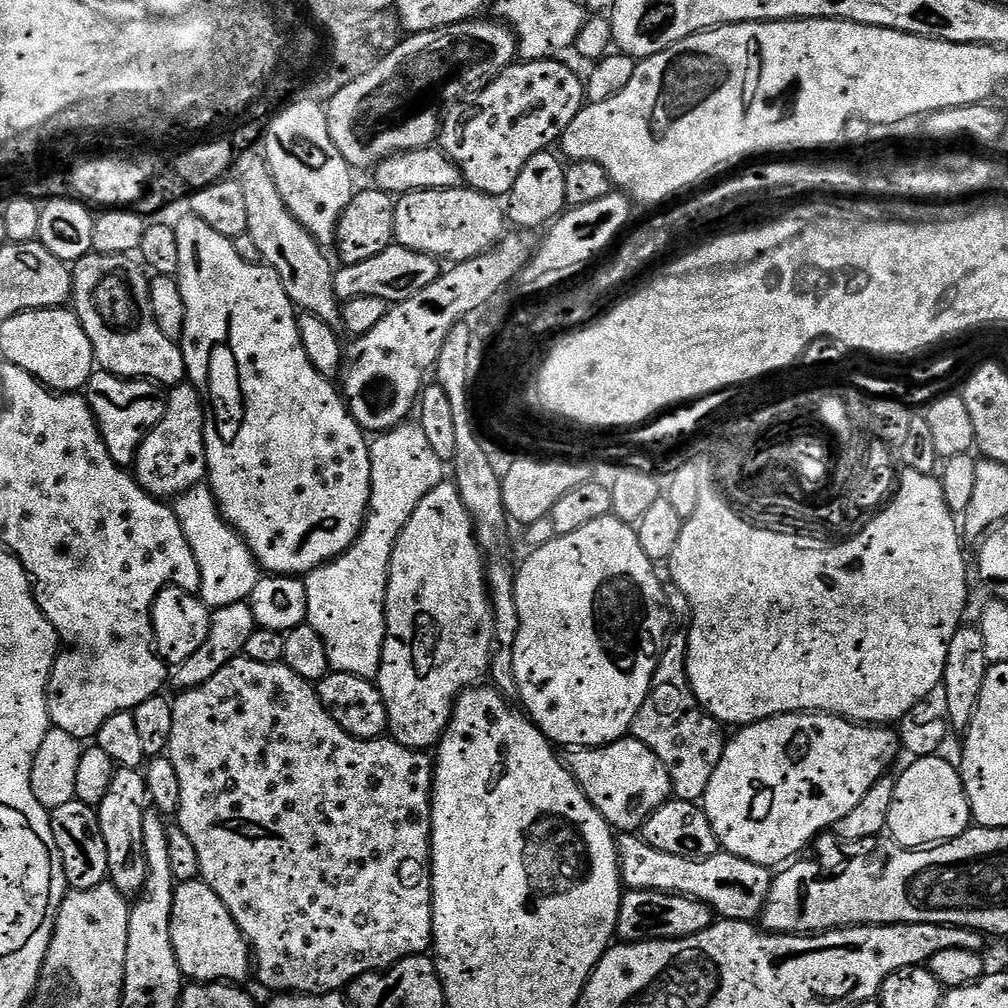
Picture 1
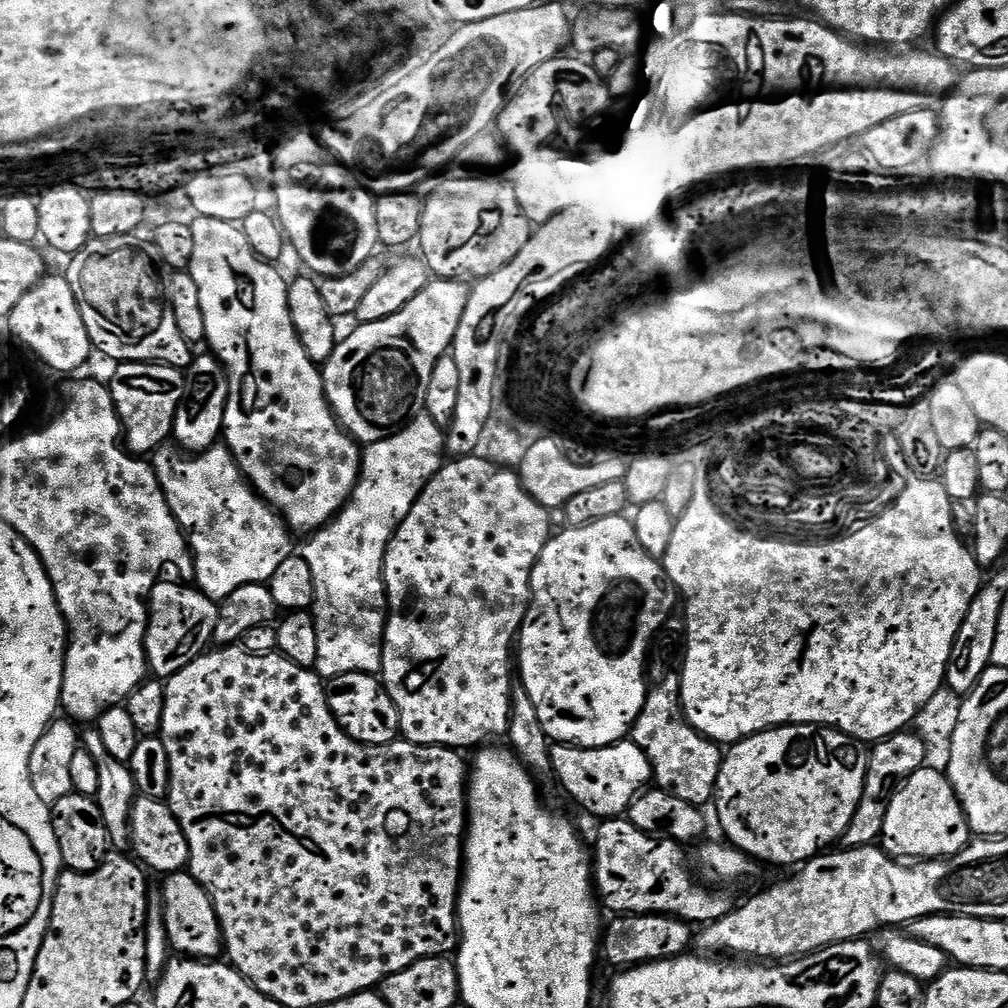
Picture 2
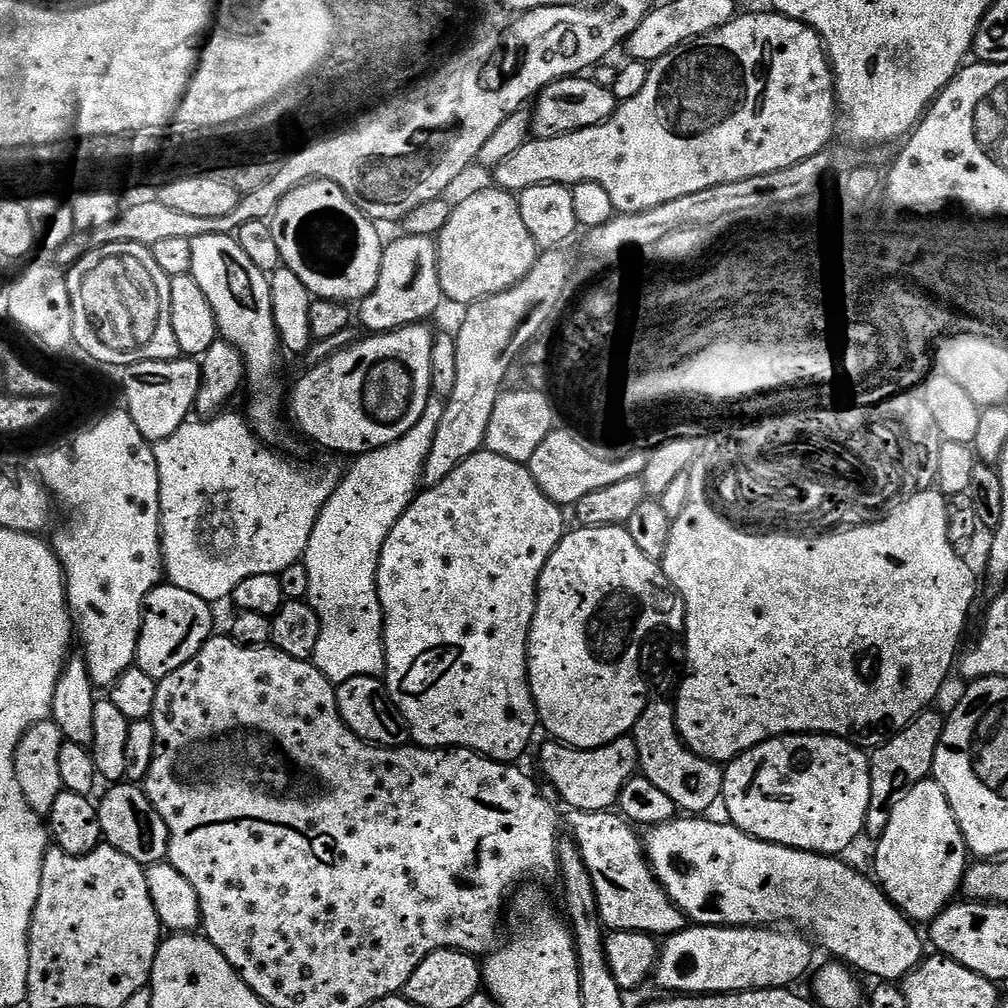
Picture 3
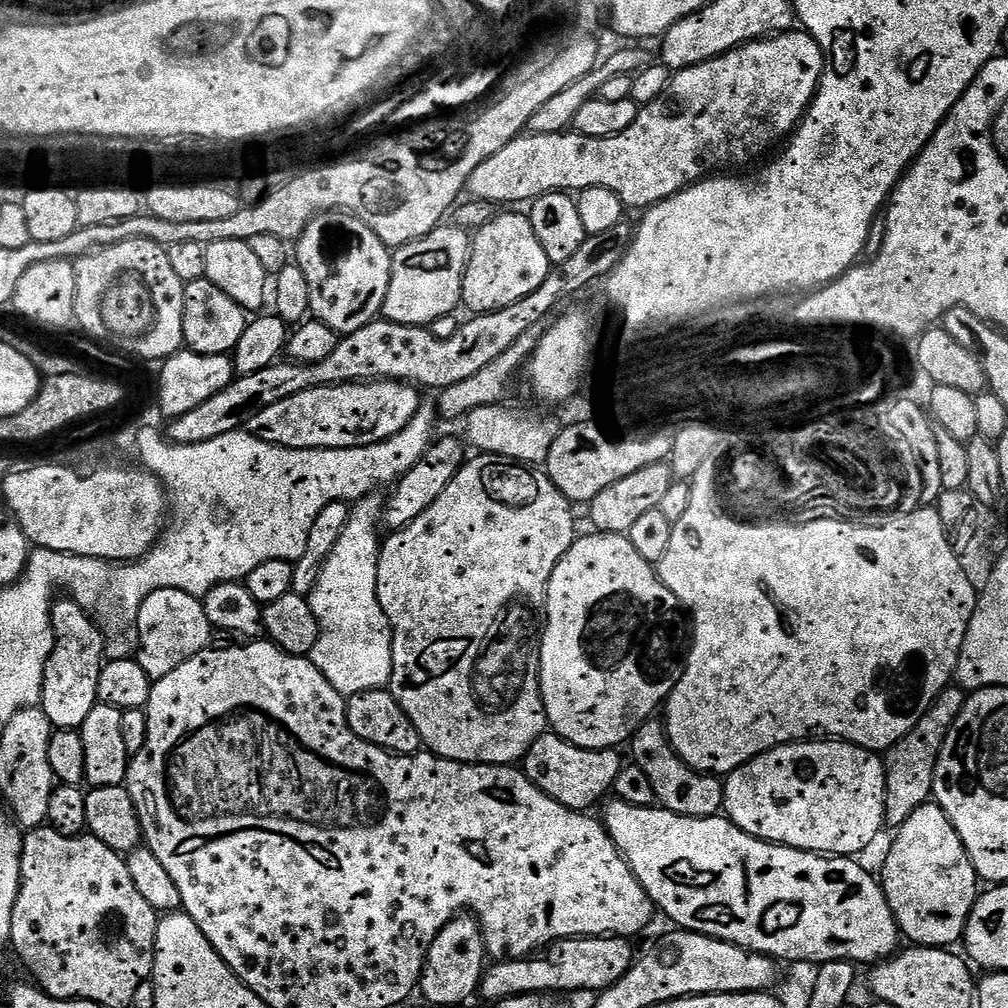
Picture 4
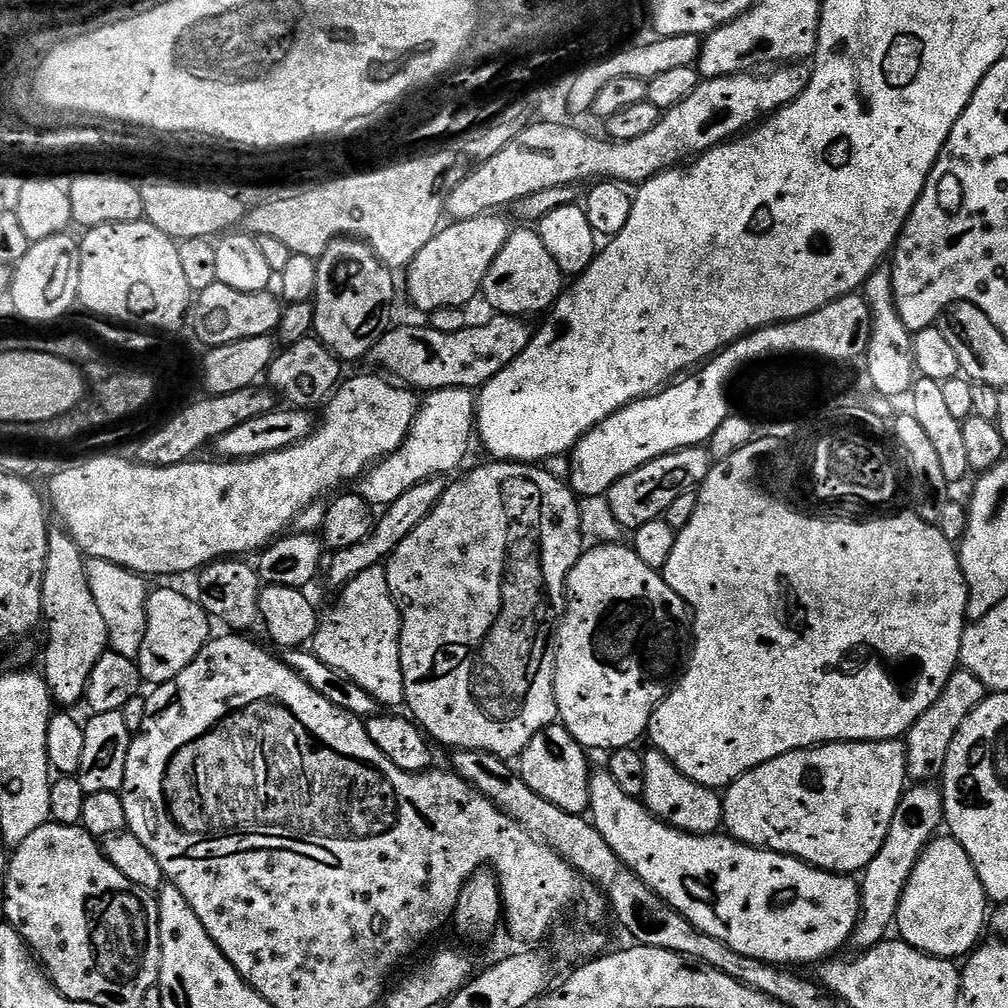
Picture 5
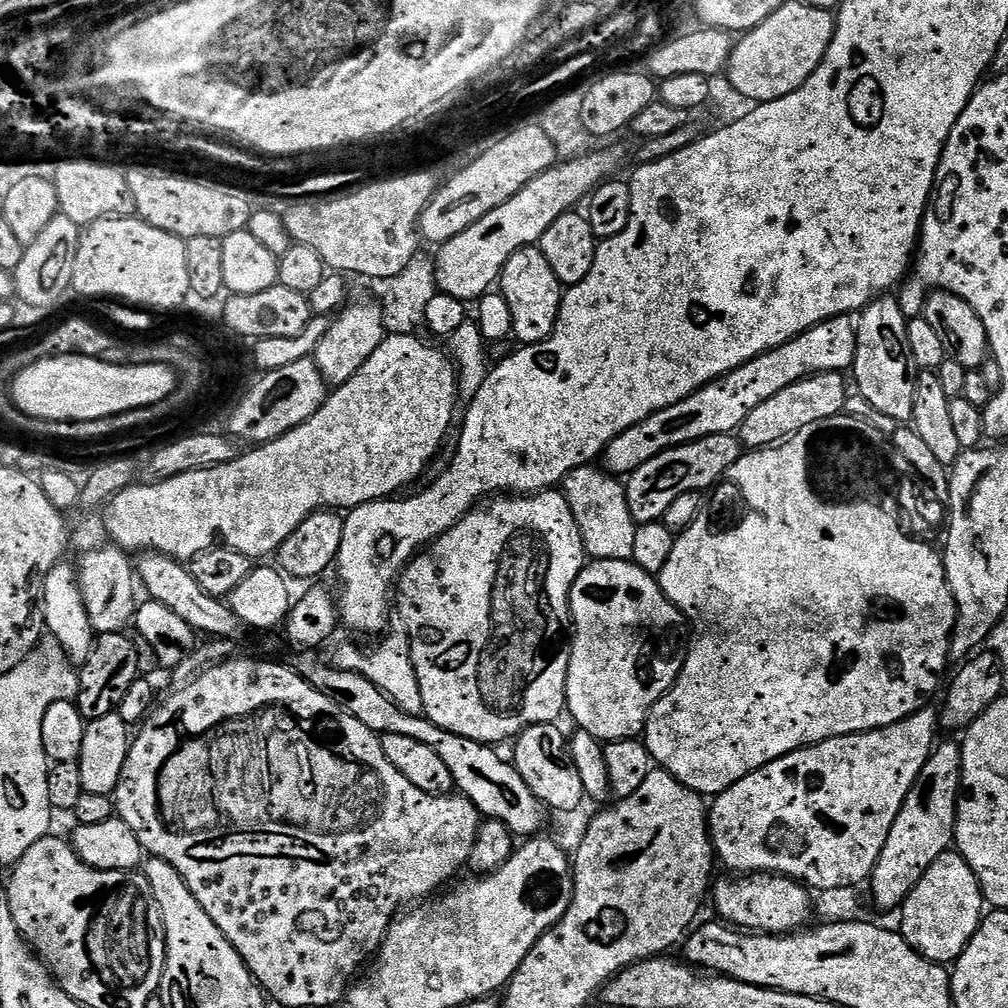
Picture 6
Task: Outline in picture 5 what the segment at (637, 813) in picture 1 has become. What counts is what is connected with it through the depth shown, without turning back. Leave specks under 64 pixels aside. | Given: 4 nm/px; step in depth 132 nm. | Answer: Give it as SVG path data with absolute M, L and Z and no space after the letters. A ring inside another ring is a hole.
M557 722L530 738L526 750L518 757L518 775L526 782L526 786L530 786L530 790L534 790L534 794L546 798L546 802L554 802L558 810L583 816L588 812L590 802L588 756L585 748L569 734L563 724Z

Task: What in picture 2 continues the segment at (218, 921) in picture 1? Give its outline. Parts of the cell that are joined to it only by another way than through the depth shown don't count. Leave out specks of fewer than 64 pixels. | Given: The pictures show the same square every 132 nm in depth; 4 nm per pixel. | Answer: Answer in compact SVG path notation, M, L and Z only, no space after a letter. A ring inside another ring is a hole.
M187 870L165 875L163 880L164 921L171 951L184 958L215 961L224 952L224 935L212 899Z

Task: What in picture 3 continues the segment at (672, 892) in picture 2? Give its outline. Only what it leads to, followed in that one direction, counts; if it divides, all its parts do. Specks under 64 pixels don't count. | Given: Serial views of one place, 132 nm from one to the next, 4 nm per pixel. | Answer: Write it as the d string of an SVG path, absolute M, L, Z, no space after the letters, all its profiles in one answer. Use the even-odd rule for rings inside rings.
M619 811L576 812L572 832L582 858L592 875L596 901L605 929L614 932L645 932L667 938L689 927L683 910L668 897L648 863L646 844L635 827Z

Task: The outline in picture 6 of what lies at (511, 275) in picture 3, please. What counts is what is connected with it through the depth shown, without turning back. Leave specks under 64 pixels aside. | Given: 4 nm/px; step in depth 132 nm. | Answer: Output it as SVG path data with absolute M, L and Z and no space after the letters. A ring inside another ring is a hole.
M539 247L523 248L508 259L506 266L500 271L498 292L506 298L512 315L511 335L517 336L521 345L537 344L550 338L560 313L560 304L564 300L565 289L558 274L550 270L550 262L546 262L546 254L542 254Z

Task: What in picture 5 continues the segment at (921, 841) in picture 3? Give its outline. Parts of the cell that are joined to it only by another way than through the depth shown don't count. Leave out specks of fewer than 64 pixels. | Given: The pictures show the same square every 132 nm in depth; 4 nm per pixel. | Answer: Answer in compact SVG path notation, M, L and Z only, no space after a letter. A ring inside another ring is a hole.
M951 834L937 835L918 858L906 882L894 925L899 939L928 956L964 958L981 943L980 935L984 928L986 932L989 916L990 901L972 859Z

